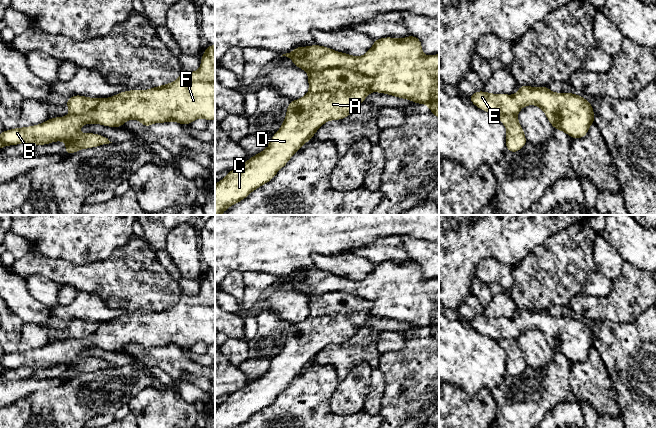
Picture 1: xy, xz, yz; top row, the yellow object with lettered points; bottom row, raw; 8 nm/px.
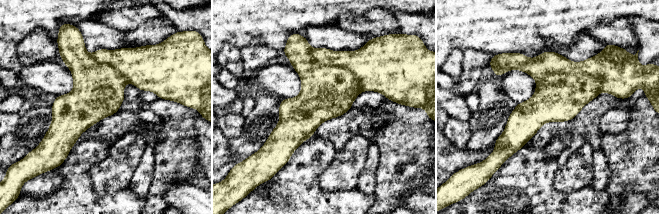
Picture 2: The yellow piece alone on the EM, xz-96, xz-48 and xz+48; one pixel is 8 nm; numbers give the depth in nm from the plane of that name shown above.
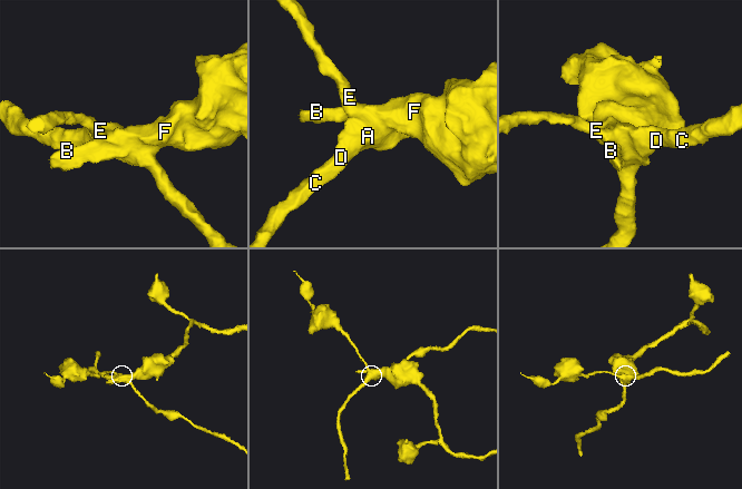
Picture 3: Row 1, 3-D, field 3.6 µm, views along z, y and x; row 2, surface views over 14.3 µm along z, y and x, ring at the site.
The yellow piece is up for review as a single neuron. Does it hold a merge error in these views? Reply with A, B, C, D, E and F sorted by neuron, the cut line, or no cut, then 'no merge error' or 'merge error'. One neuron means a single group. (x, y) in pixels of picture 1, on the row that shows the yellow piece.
A C D E / B F; cut in xz along (291, 51), (304, 53), (309, 71), (367, 75), (372, 90); merge error

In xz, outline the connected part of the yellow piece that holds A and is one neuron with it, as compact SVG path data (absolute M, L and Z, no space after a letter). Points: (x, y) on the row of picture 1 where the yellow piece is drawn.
M299 46L291 52L305 53L301 69L308 73L308 93L300 99L290 100L282 126L272 136L270 143L261 153L252 156L245 163L229 171L225 178L217 182L215 185L215 215L221 215L232 205L244 200L255 189L260 188L263 184L271 181L277 172L288 163L290 158L301 148L301 146L312 139L314 134L324 123L330 120L342 120L348 117L363 103L369 93L372 92L372 79L353 70L343 68L324 68L320 72L309 72L306 50L307 47Z

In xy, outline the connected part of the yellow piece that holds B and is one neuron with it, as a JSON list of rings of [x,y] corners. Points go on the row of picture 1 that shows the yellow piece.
[[[208,45],[201,57],[201,66],[196,72],[182,71],[179,78],[168,84],[152,87],[149,90],[129,90],[119,92],[109,98],[99,99],[95,109],[84,116],[69,114],[64,117],[50,118],[44,123],[24,128],[16,127],[4,130],[0,134],[0,150],[5,146],[31,143],[46,145],[56,141],[66,143],[65,152],[72,155],[76,151],[112,143],[103,135],[95,133],[80,134],[79,129],[83,124],[98,123],[107,127],[124,127],[127,120],[135,119],[144,127],[154,123],[176,121],[179,124],[191,124],[197,118],[207,121],[215,119],[215,45]]]

